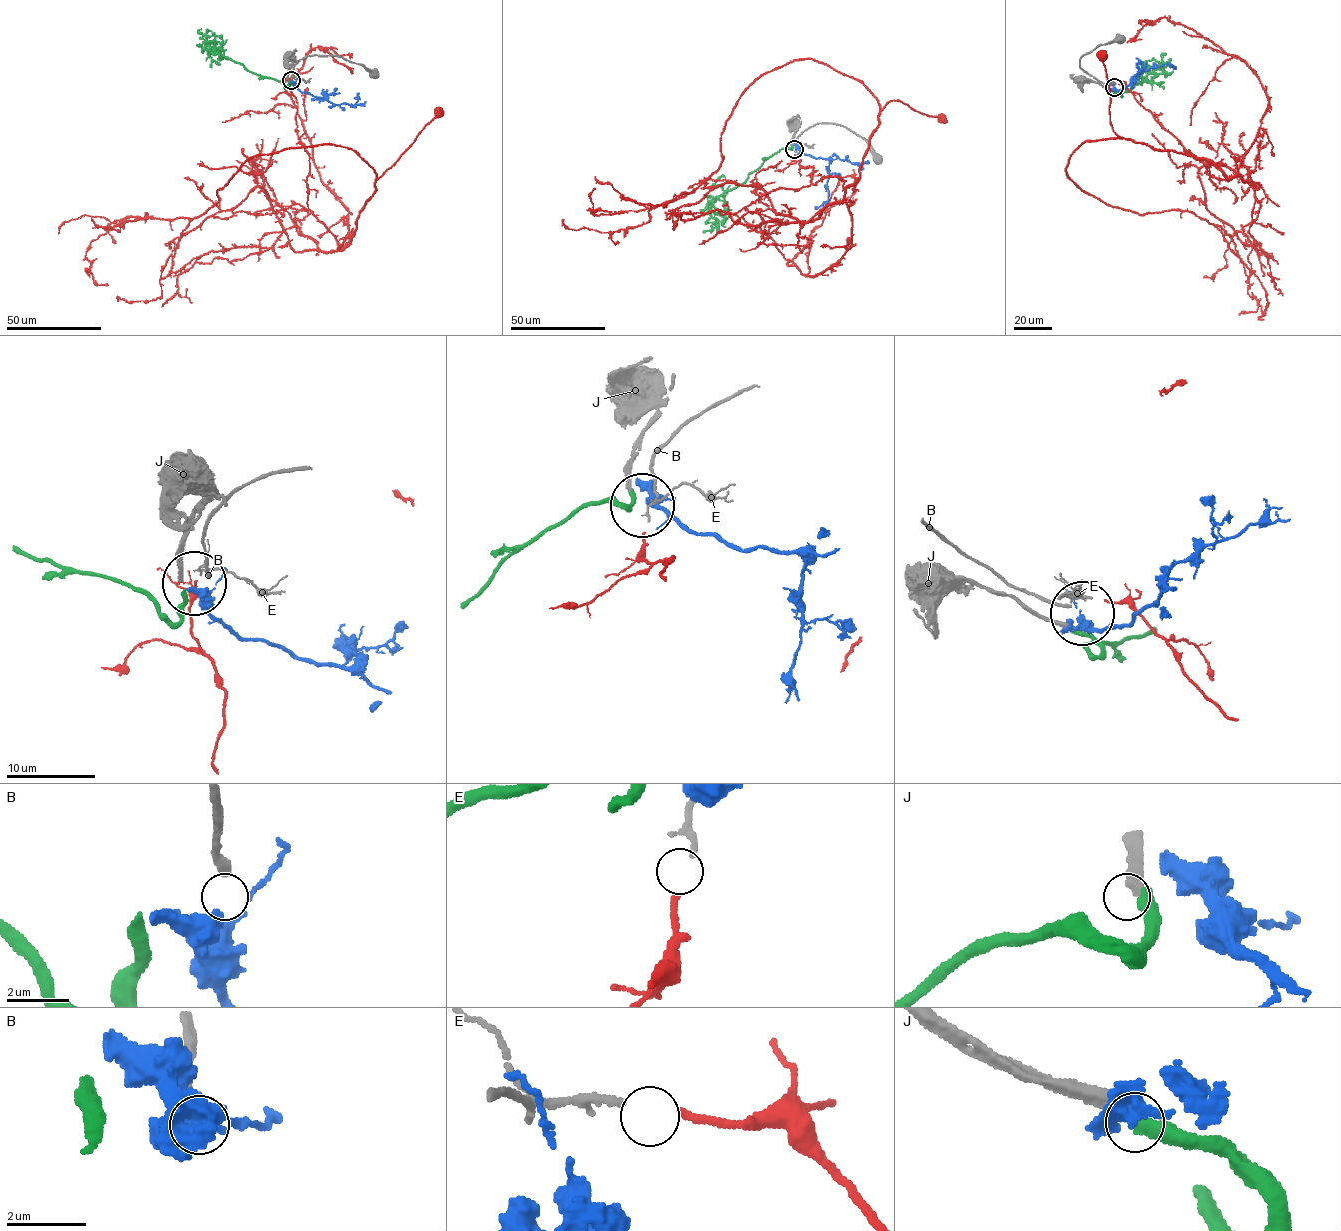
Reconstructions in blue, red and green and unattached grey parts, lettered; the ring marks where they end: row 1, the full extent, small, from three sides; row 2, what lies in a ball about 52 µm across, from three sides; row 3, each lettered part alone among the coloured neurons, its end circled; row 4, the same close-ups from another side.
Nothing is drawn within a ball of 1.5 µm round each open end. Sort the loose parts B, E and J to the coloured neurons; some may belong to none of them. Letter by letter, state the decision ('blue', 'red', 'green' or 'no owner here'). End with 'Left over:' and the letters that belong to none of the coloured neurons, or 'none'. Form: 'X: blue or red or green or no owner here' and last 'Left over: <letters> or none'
B: no owner here
E: red
J: no owner here
Left over: B, J

